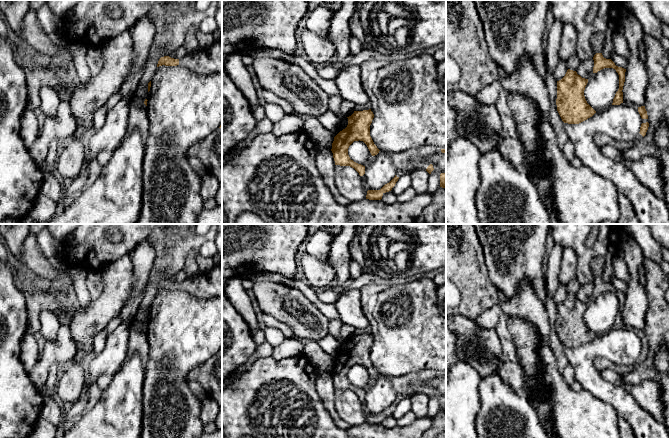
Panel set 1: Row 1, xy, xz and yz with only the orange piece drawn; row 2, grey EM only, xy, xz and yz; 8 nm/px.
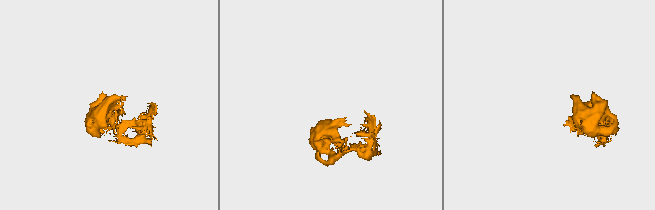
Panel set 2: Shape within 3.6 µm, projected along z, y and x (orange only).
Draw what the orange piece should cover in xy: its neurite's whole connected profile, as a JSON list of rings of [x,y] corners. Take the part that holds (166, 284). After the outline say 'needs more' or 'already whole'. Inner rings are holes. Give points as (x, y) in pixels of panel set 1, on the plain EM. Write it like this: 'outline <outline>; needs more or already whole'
outline [[[222,267],[207,272],[201,272],[192,278],[186,278],[180,283],[169,280],[161,281],[159,290],[181,289],[198,298],[222,297]]]; needs more

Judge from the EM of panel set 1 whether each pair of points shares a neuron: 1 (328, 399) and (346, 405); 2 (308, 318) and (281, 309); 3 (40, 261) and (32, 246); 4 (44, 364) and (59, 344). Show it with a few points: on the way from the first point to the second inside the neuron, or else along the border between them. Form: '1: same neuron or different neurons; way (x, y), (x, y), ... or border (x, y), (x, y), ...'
1: different neurons; border (335, 389), (334, 410), (339, 417)
2: same neuron; way (301, 315), (294, 309), (288, 309)
3: same neuron; way (36, 257), (32, 250)
4: same neuron; way (47, 359), (57, 349)

